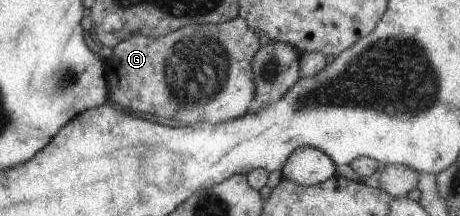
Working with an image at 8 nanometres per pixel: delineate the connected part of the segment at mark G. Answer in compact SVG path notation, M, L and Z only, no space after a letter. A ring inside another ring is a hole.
M235 17L234 19L225 21L221 24L194 24L182 26L176 31L168 32L163 36L145 36L135 35L129 36L116 44L112 52L112 57L104 61L105 78L108 84L109 97L112 101L121 108L136 111L136 113L148 113L148 115L158 115L158 117L168 117L168 119L176 119L182 123L189 123L190 126L198 122L210 122L211 124L219 124L231 119L239 118L249 111L250 102L255 96L255 77L253 70L253 57L260 49L259 34L255 29L252 29L243 17Z

